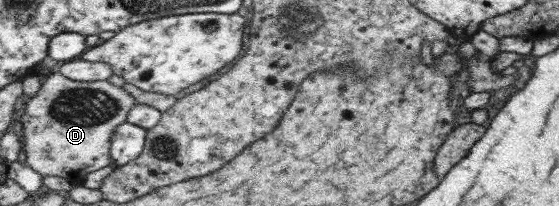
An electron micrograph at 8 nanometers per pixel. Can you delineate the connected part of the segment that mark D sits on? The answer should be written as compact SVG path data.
M58 72L44 78L40 90L27 99L25 105L25 110L19 115L23 125L21 144L25 149L25 162L42 176L60 176L70 182L80 183L88 176L88 172L106 168L114 162L111 146L115 130L127 122L137 102L127 89L116 87L106 80L80 82Z

